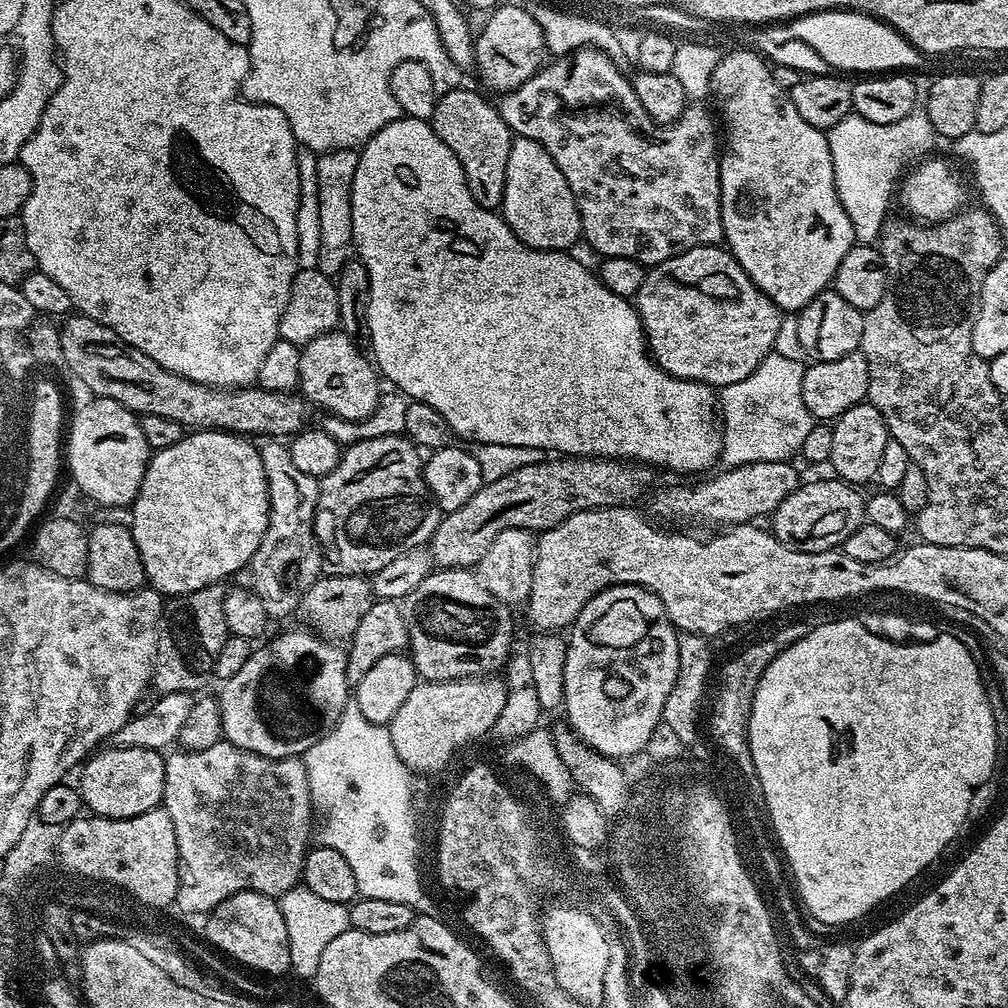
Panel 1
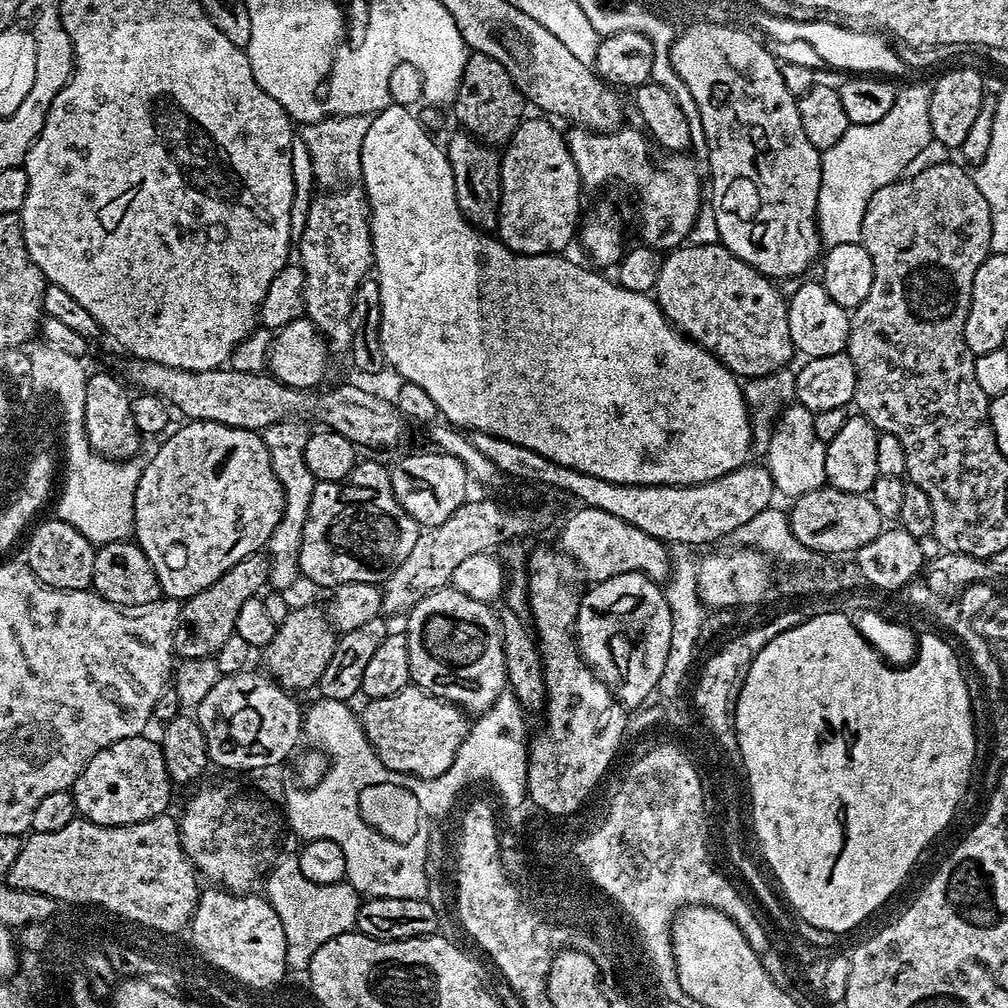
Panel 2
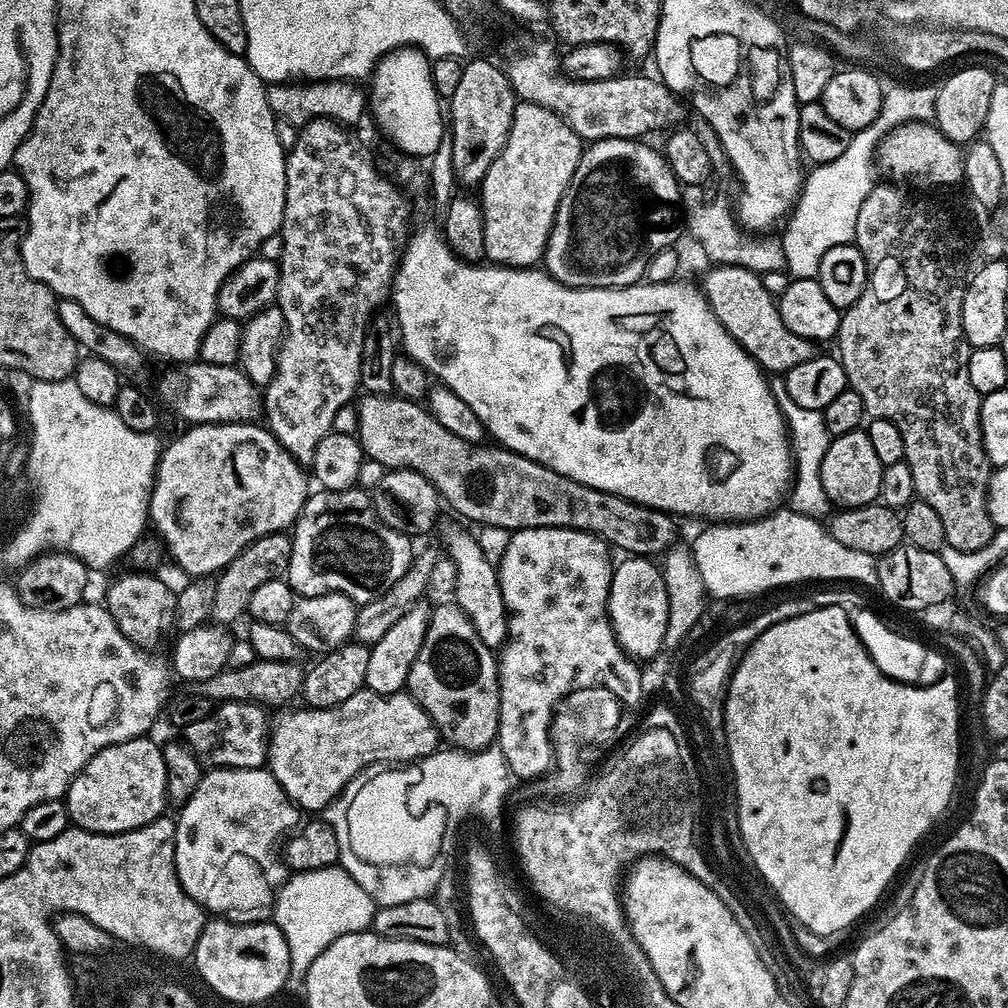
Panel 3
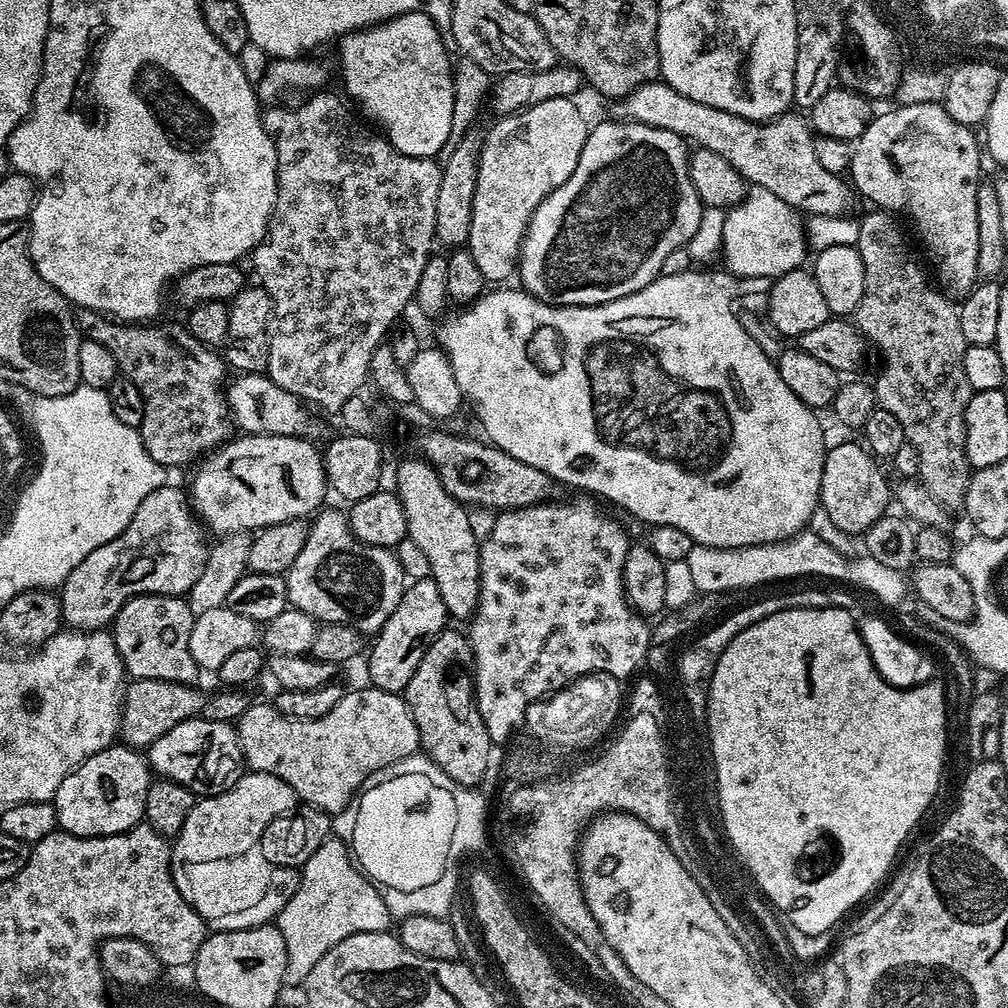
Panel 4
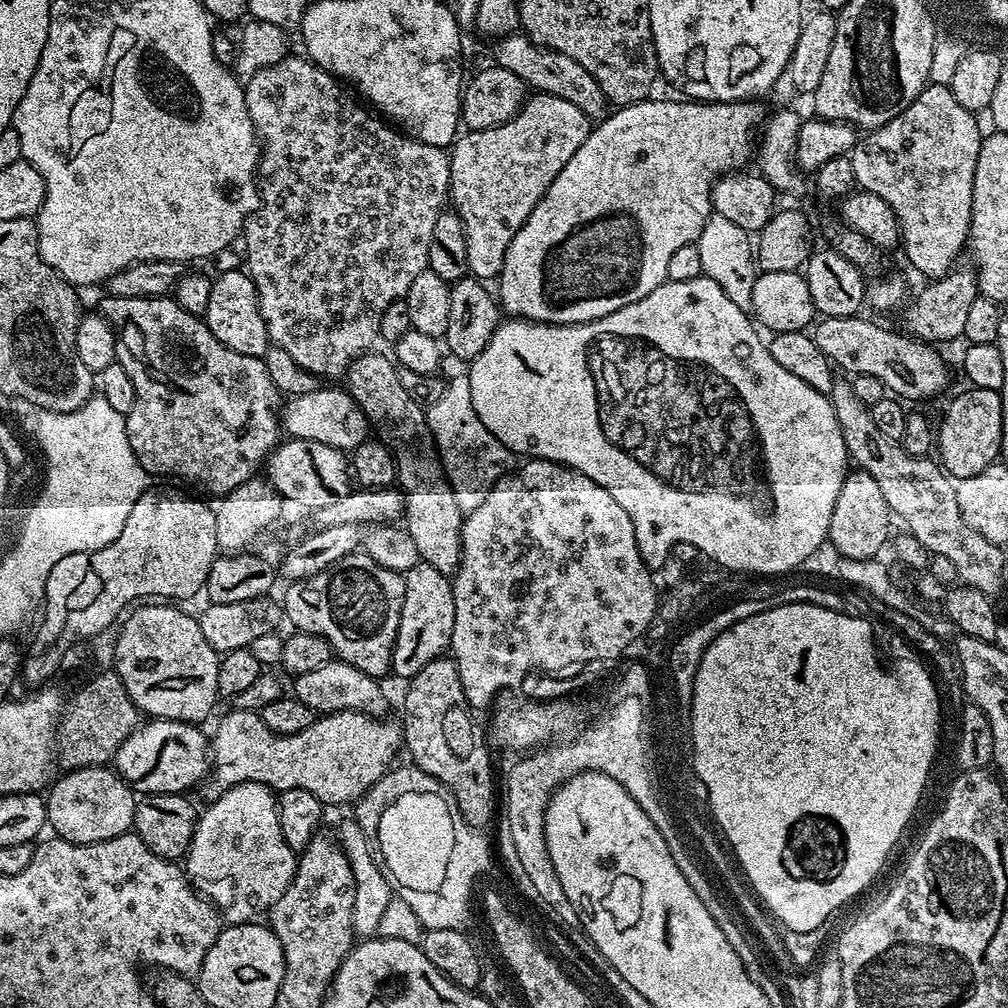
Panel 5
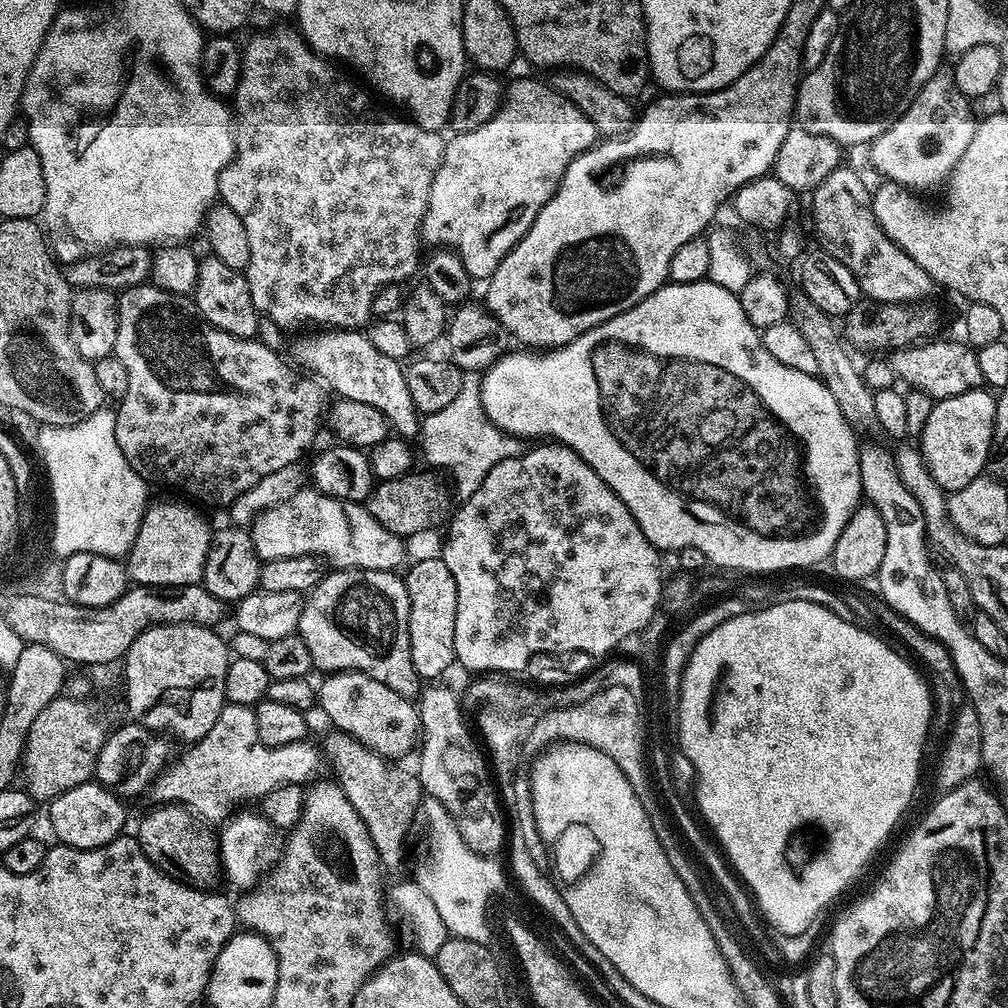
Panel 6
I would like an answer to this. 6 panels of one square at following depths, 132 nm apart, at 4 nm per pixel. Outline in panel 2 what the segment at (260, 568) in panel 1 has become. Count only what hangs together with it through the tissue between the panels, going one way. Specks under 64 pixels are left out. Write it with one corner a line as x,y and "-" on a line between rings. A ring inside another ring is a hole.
295,419
283,420
263,429
264,445
270,454
270,466
278,478
284,491
284,513
274,526
274,534
270,534
266,545
266,555
270,561
268,579
271,587
276,590
288,590
295,580
301,579
300,551
302,550
302,530
306,526
306,514
310,514
310,498
317,486
317,479
310,474
310,466
306,466
306,442
310,435
303,423

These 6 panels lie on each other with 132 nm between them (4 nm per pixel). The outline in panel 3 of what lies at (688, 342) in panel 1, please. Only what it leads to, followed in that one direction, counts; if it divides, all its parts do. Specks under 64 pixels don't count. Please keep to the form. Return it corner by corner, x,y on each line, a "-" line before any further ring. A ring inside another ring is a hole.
715,265
708,269
702,291
710,310
714,310
718,322
722,322
725,330
740,343
746,354
750,354
750,358
758,361
765,373
783,374
802,362
810,362
814,355
813,341
798,338
794,330
786,330
780,305
773,297
772,300
768,297
768,288
759,275
734,265

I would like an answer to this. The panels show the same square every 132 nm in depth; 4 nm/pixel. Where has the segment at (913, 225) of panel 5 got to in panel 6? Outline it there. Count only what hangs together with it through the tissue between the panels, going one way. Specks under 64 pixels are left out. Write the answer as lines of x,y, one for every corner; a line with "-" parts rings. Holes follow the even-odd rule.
941,68
915,96
902,118
872,142
868,151
873,166
887,181
910,190
941,185
974,136
978,122
970,104
969,97
958,90
952,69

